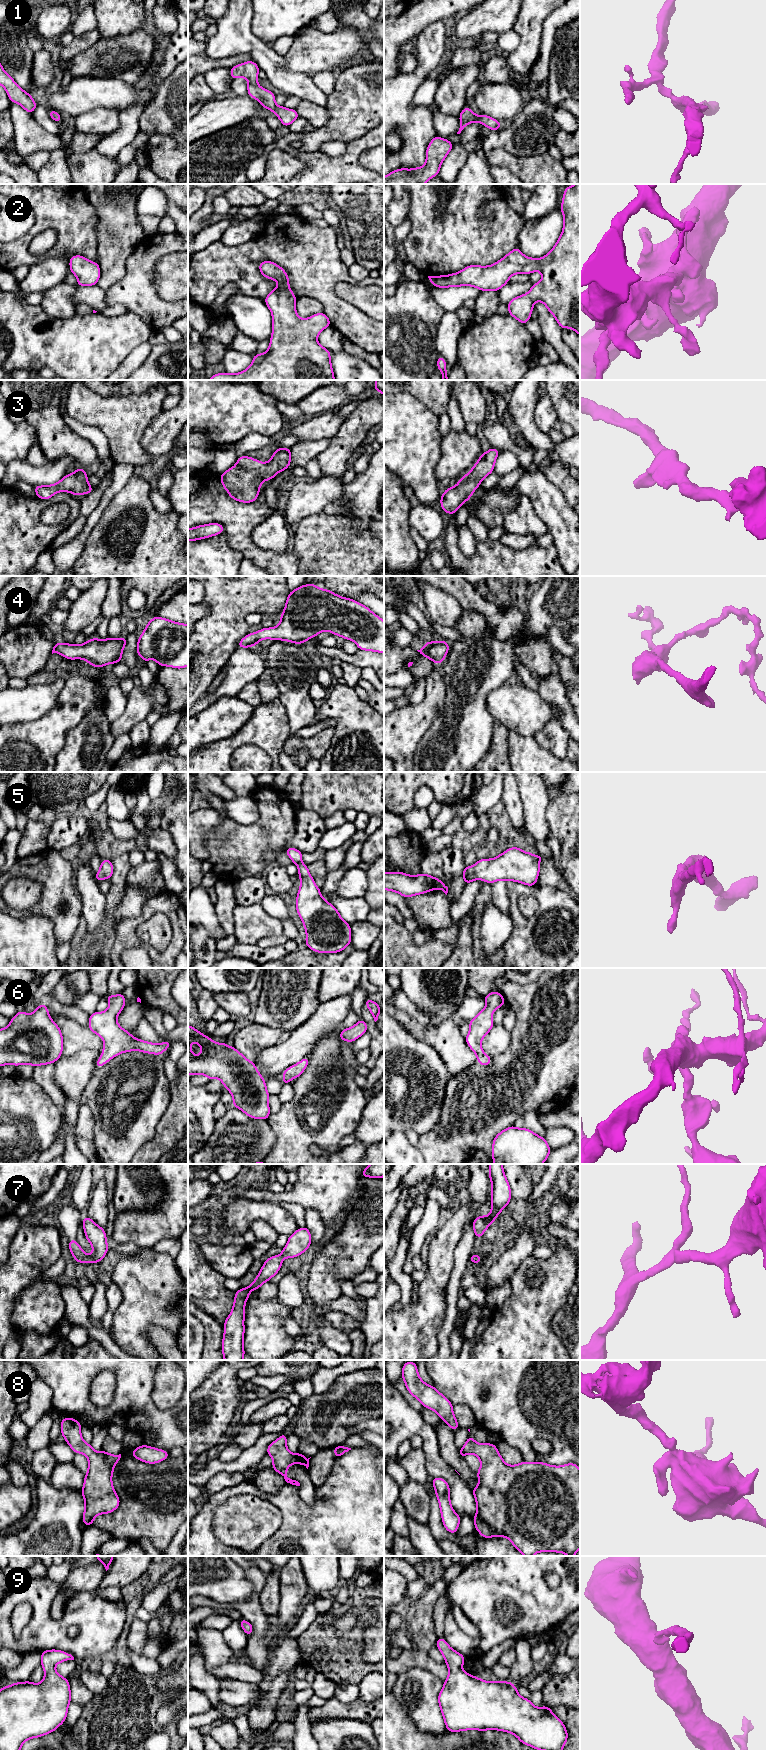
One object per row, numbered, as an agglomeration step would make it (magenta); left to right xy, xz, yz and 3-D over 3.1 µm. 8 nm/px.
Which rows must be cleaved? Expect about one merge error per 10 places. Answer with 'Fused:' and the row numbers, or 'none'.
Fused: none

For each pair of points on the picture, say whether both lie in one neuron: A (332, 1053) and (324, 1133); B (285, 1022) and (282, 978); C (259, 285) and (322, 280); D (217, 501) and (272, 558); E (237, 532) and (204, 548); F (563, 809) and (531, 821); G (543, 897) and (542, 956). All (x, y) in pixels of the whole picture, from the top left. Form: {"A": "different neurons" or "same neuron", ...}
{"A": "same neuron", "B": "same neuron", "C": "same neuron", "D": "same neuron", "E": "different neurons", "F": "different neurons", "G": "same neuron"}

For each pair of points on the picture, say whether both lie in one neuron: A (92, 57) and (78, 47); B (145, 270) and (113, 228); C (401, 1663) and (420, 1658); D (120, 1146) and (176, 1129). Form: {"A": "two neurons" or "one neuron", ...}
{"A": "two neurons", "B": "two neurons", "C": "one neuron", "D": "two neurons"}

